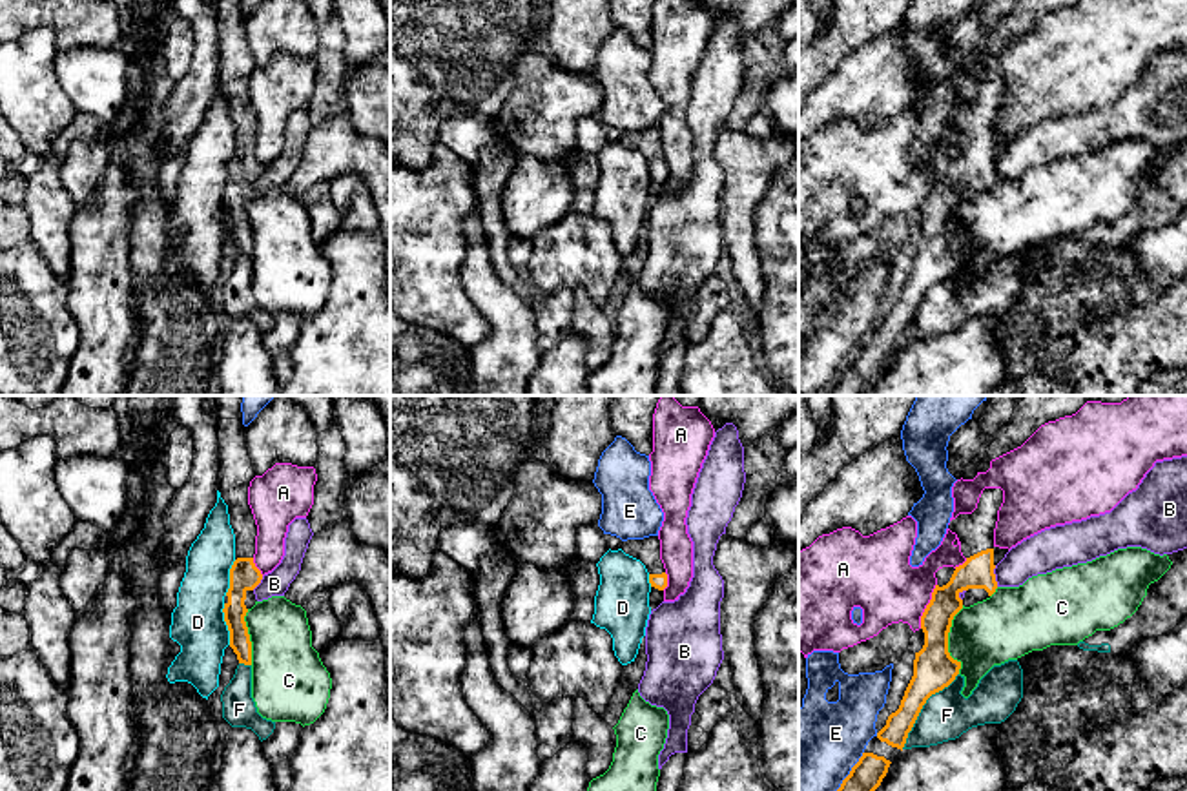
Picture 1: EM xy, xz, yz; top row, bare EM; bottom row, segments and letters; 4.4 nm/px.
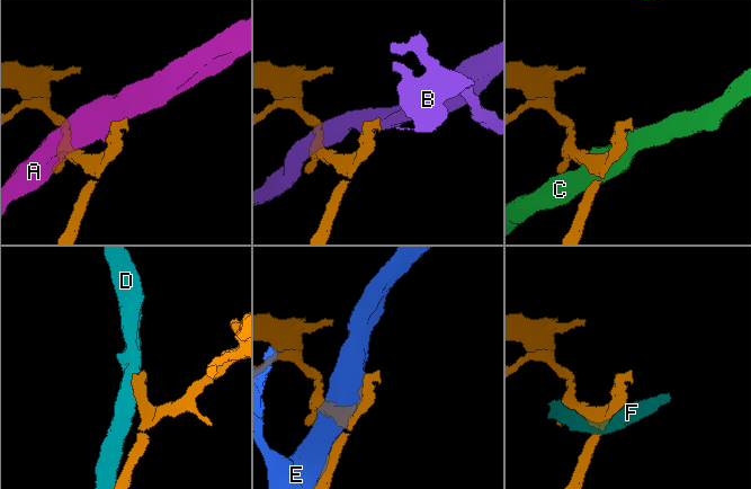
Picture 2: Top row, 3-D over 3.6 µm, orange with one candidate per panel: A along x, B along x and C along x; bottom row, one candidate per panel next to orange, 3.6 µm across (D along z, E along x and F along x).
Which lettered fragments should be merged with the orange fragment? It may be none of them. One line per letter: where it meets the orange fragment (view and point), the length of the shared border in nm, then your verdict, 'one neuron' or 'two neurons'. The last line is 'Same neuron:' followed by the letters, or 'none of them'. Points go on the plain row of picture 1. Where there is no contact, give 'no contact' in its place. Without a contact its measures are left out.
A: yz (927, 197) | 220 nm | two neurons
B: yz (994, 168) | 100 nm | two neurons
C: yz (947, 232) | 300 nm | two neurons
D: xy (227, 215) | 190 nm | two neurons
E: yz (850, 363) | 220 nm | two neurons
F: yz (921, 299) | 420 nm | two neurons
Same neuron: none of them

